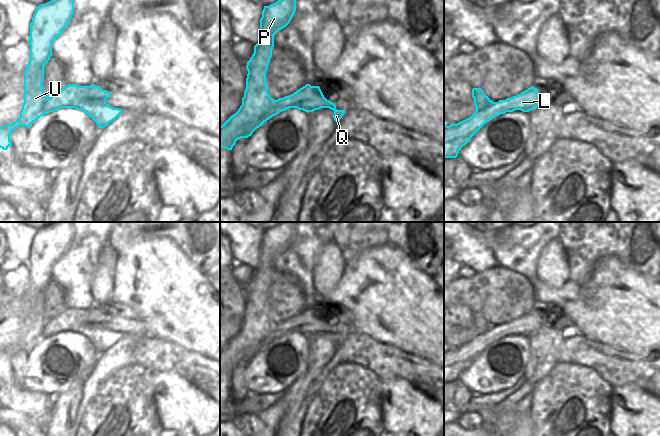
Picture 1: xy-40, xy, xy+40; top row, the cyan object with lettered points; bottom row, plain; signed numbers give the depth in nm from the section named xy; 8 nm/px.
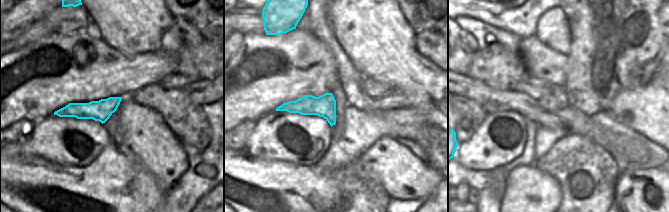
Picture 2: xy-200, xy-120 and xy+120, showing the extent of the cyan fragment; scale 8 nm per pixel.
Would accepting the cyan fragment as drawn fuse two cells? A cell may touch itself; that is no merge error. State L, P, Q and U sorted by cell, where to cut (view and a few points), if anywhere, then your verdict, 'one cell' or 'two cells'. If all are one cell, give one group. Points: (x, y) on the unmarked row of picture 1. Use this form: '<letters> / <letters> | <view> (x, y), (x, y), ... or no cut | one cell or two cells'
L Q / P U | xy-40 (47, 322), (43, 337) | two cells

